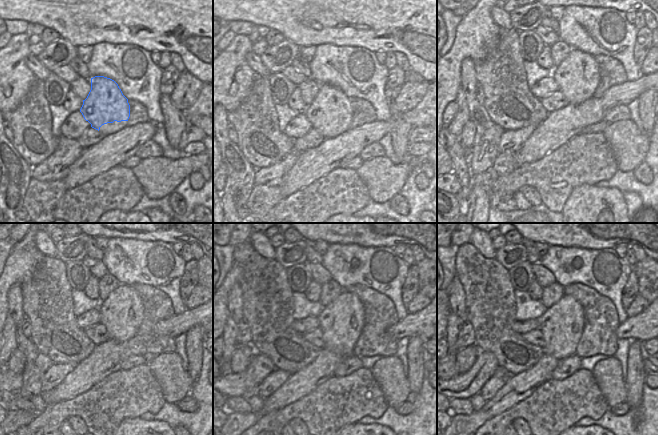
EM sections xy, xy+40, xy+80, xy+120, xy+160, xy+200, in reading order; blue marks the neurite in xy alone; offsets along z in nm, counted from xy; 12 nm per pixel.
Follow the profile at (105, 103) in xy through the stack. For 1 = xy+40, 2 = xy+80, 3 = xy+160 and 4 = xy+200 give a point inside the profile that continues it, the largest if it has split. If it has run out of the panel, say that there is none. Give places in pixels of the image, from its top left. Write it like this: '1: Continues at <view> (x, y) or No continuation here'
1: Continues at xy+40 (330, 105)
2: Continues at xy+80 (549, 111)
3: Continues at xy+160 (341, 344)
4: Continues at xy+200 (563, 345)

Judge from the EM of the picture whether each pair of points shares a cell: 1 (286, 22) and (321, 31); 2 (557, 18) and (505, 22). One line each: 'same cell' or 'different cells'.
1: same cell
2: same cell

